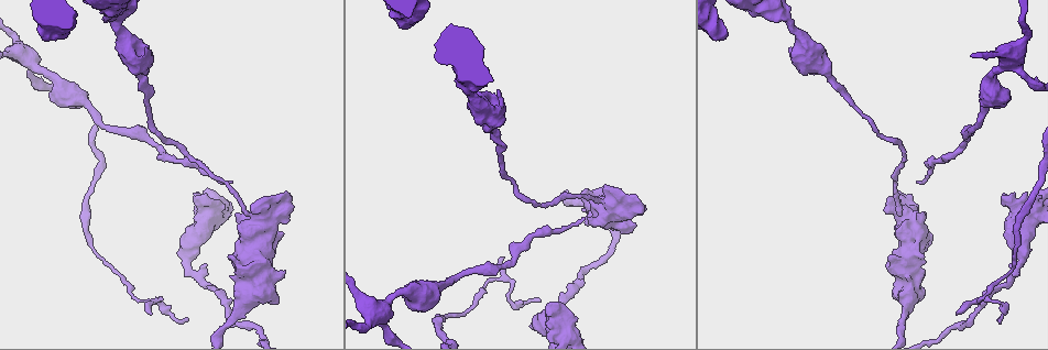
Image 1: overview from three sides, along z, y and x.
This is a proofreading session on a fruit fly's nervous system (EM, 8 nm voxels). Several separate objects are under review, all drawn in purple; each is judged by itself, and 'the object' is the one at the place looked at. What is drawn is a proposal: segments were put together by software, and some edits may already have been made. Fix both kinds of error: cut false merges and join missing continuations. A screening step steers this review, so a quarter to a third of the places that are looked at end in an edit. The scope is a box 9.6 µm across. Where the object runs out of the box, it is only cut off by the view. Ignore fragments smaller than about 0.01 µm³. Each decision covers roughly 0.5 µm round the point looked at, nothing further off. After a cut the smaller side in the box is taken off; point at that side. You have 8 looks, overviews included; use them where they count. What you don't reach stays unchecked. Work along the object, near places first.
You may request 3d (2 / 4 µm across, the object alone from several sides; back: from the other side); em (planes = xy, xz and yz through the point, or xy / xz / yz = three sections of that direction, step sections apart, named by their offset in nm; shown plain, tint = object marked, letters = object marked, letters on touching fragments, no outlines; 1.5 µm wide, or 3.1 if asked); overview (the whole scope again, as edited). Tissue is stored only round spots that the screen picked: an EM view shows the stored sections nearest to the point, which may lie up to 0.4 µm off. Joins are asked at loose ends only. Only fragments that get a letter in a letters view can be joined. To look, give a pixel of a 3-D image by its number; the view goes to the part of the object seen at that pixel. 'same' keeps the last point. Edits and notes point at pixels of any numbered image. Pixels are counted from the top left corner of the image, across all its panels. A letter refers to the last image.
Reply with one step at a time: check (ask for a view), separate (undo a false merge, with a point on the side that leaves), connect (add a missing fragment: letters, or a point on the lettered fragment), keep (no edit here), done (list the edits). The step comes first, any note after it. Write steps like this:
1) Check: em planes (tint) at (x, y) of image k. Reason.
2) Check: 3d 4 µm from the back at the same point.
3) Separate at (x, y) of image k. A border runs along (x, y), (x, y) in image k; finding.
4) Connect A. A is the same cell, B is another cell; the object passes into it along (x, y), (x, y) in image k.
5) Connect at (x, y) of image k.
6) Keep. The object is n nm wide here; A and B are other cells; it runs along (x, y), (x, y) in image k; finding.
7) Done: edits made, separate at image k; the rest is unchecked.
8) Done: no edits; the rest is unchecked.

Check: 3d 4 µm at (784, 12) of image 1. Sudden change in width.

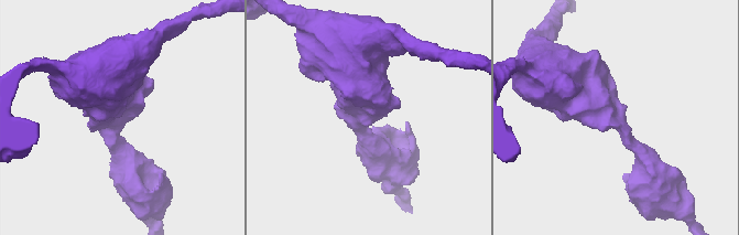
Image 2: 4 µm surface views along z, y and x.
Check: em planes (letters) at (613, 115) of image 2. The arms are 260, 750 nm wide.

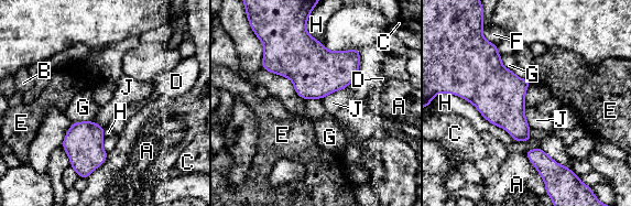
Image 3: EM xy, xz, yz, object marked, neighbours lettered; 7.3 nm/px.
Keep. A, B, C, D, E, F, G, H and J are other cells; a border runs along (428, 104), (463, 97), (513, 140) in image 3; all the same cell.

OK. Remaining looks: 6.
Check: 3d 2 µm from the back at (634, 195) of image 1.

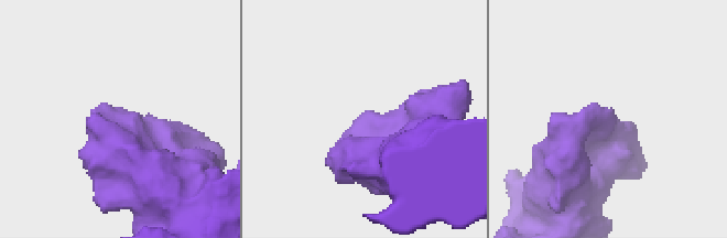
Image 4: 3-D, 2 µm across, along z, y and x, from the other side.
Check: em xy step 4 (tint) at (360, 122) of image 4. Now the EM.

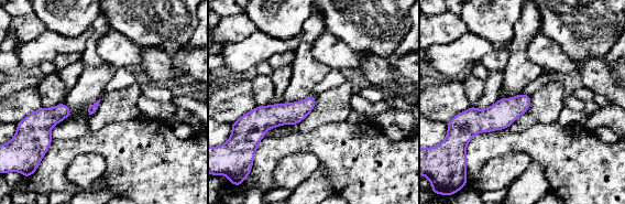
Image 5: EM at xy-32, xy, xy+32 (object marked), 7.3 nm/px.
Check: em planes (letters) at the same point. Cut it another way.

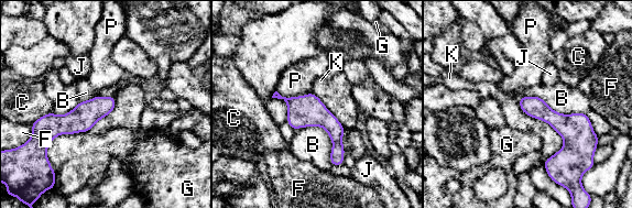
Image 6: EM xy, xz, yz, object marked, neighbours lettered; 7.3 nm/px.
Keep. The object is 160 nm wide here; B, C, F, G, J, K and P are other cells; it runs along (289, 100), (336, 132), (339, 162) in image 6; none of them fits.

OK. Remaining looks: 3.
Check: em planes (letters) at (909, 307) of image 1. Sudden change in width.

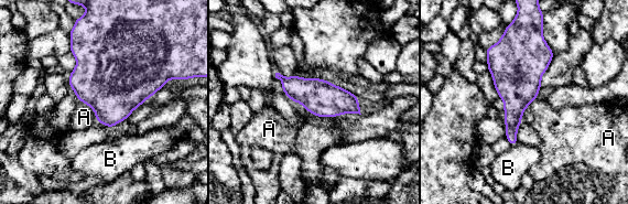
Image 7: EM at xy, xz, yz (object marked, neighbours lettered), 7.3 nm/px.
Keep. The object is 170 nm wide here; A and B are other cells; all the same cell.

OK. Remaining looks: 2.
Done: no edits; the rest is unchecked.

